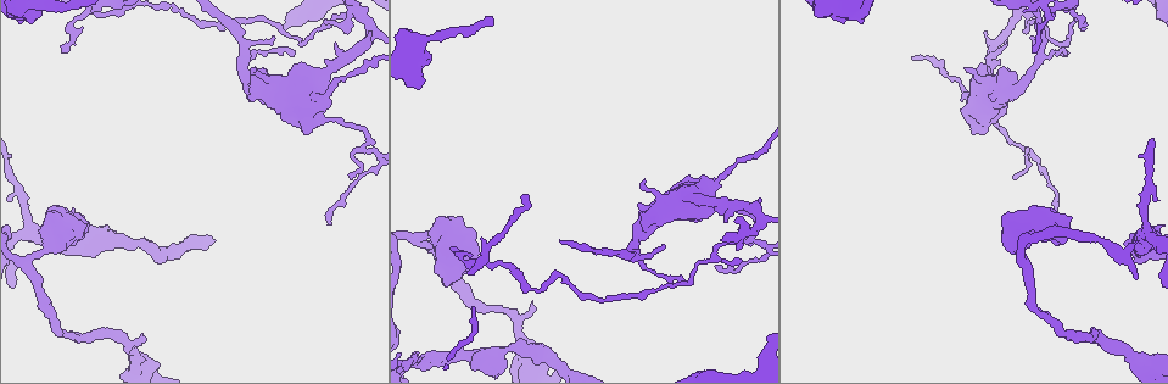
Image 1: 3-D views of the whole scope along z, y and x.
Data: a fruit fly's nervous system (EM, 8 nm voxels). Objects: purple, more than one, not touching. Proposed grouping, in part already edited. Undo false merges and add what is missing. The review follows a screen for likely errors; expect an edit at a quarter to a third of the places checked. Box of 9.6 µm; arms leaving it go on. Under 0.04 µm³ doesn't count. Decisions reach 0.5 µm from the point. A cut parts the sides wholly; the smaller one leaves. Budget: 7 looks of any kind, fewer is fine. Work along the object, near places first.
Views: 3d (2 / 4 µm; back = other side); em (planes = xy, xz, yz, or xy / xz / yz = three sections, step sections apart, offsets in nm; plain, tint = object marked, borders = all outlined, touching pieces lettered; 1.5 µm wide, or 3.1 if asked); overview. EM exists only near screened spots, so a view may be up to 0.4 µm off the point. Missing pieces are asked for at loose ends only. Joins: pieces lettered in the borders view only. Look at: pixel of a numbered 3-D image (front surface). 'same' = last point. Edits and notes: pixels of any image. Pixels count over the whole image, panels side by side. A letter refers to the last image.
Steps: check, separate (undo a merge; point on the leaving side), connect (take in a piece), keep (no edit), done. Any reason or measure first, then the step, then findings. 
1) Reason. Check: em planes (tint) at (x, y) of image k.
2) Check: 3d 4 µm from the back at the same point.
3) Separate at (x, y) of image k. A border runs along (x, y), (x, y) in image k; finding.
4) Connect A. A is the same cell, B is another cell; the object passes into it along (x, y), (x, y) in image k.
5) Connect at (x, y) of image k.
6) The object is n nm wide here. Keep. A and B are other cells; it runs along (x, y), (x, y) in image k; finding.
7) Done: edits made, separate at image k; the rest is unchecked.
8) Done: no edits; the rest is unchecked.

Stops while still wide. Check: 3d 4 µm at (861, 20) of image 1.

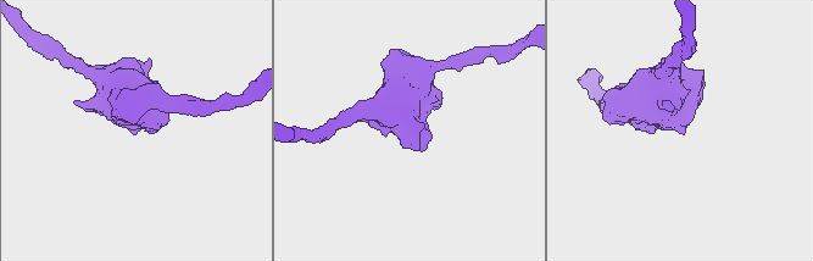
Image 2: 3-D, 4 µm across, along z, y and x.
Now the EM. Check: em planes (borders) at (132, 131) of image 2.

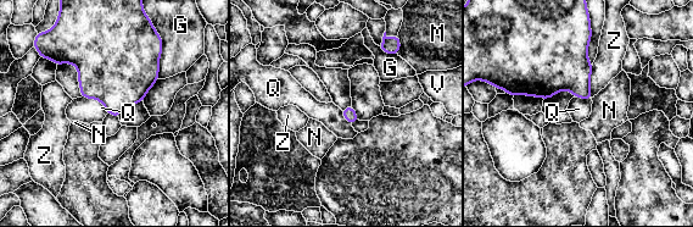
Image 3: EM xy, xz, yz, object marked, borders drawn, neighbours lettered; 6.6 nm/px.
Keep. G, M, N, Q, V and Z are other cells; a border runs along (80, 97), (98, 99), (107, 112) in image 3; none of them fits.

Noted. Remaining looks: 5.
Sharp bend. Check: em planes (borders) at (96, 15) of image 1.

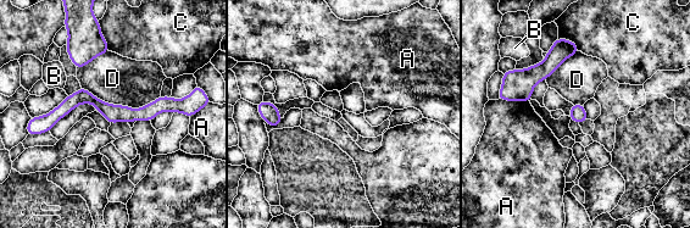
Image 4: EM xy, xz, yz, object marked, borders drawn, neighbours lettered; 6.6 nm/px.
The object is 110 nm wide here; the longest contact is with D, 550 nm. Keep. A, B, C and D are other cells; all the same cell.

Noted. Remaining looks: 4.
Free end. Check: em xz step 4 (tint) at (643, 179) of image 1.

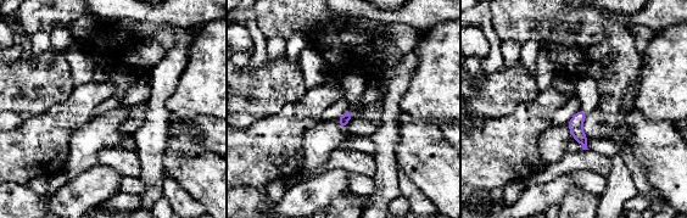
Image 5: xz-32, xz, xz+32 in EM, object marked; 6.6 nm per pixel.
Check: em planes (borders) at the same point.

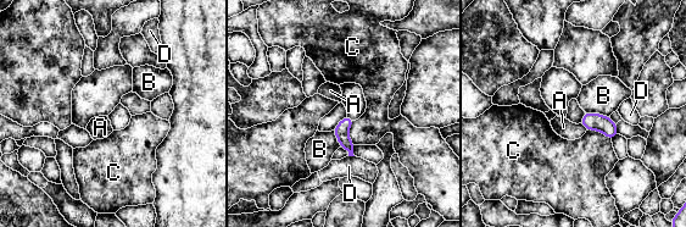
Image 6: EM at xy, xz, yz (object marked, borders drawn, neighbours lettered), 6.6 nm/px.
Keep. A, B, C and D are other cells; a border runs along (579, 123), (587, 129) in image 6; none of them fits.

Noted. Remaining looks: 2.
Done: no edits; the rest is unchecked.

